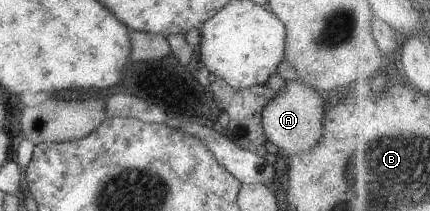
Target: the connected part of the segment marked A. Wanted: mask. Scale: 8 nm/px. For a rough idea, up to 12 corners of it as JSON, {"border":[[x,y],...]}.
{"border":[[286,80],[261,115],[290,156],[316,145],[329,97]]}

